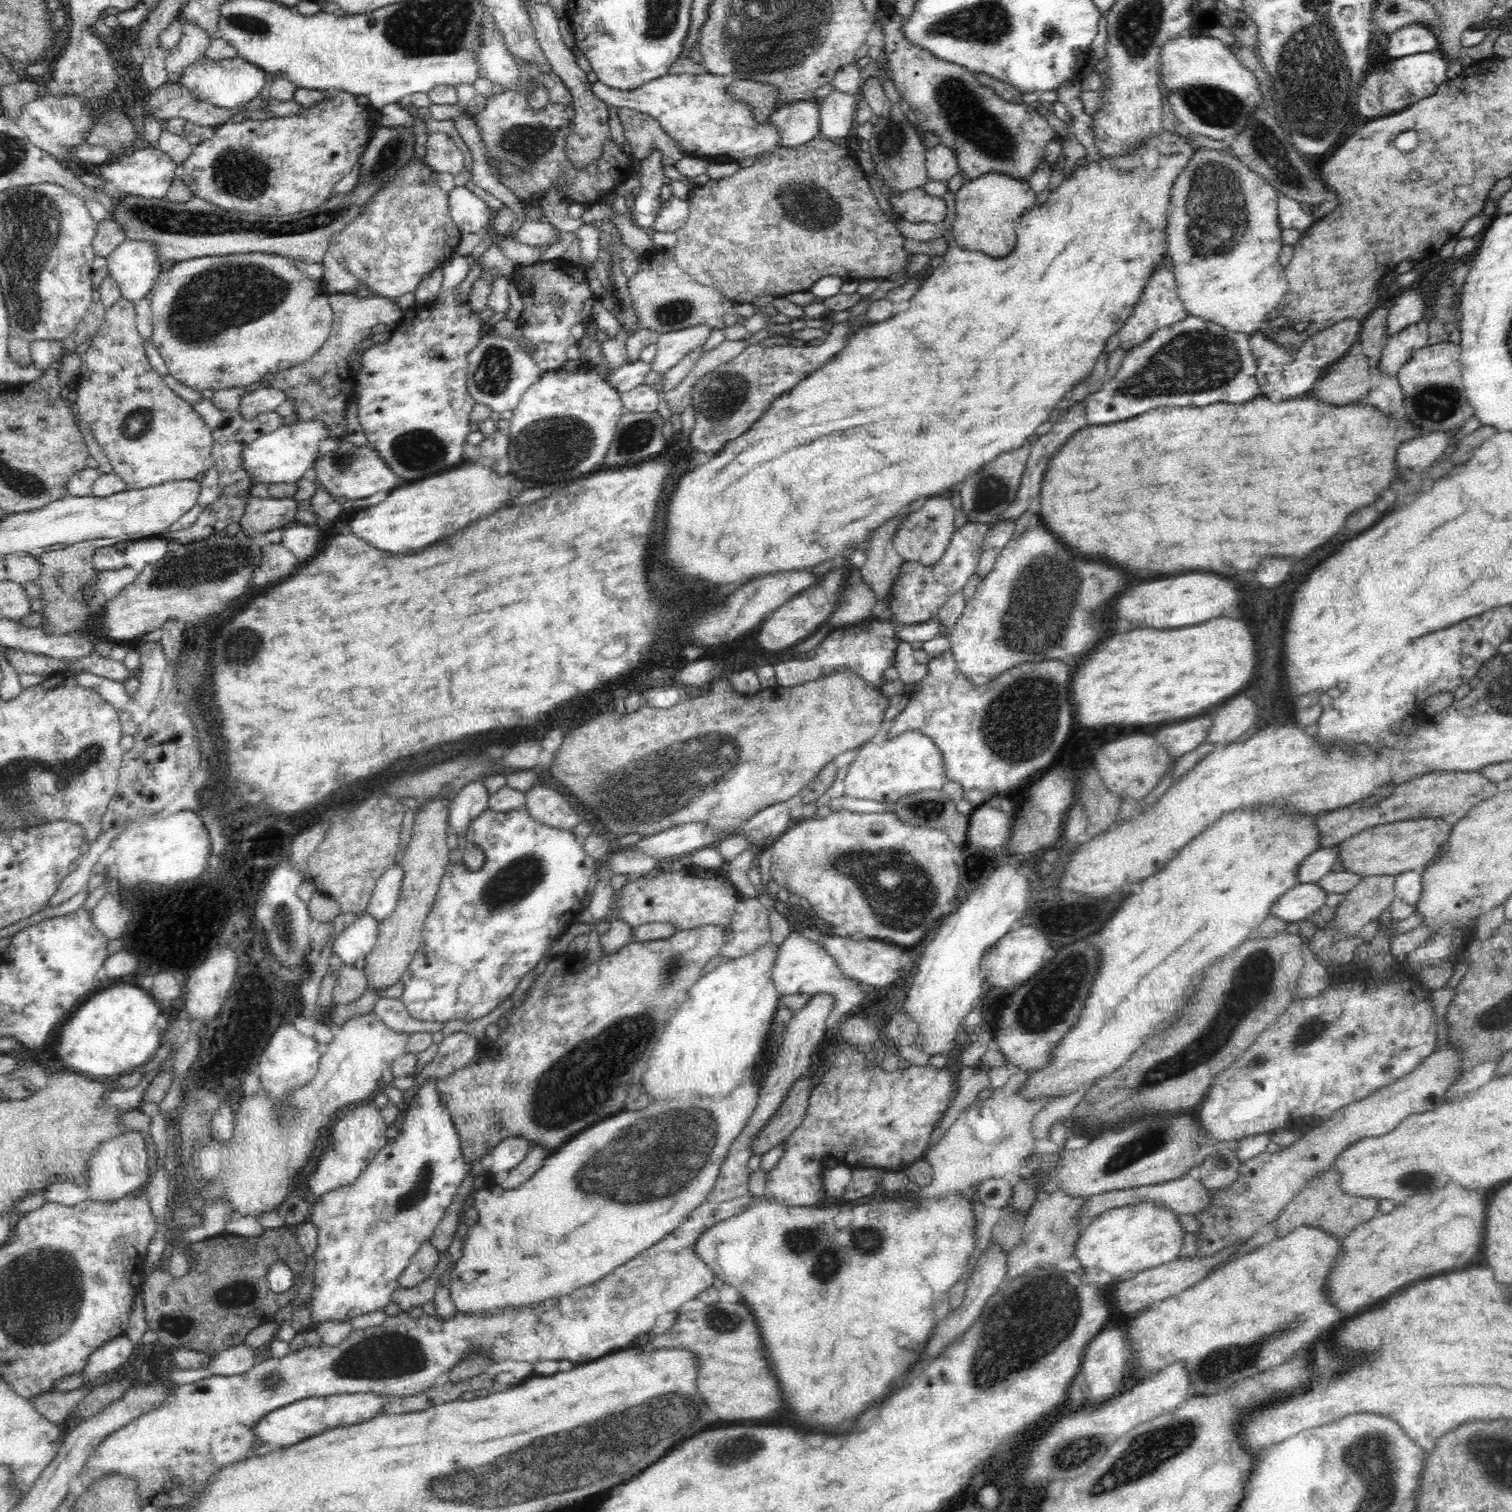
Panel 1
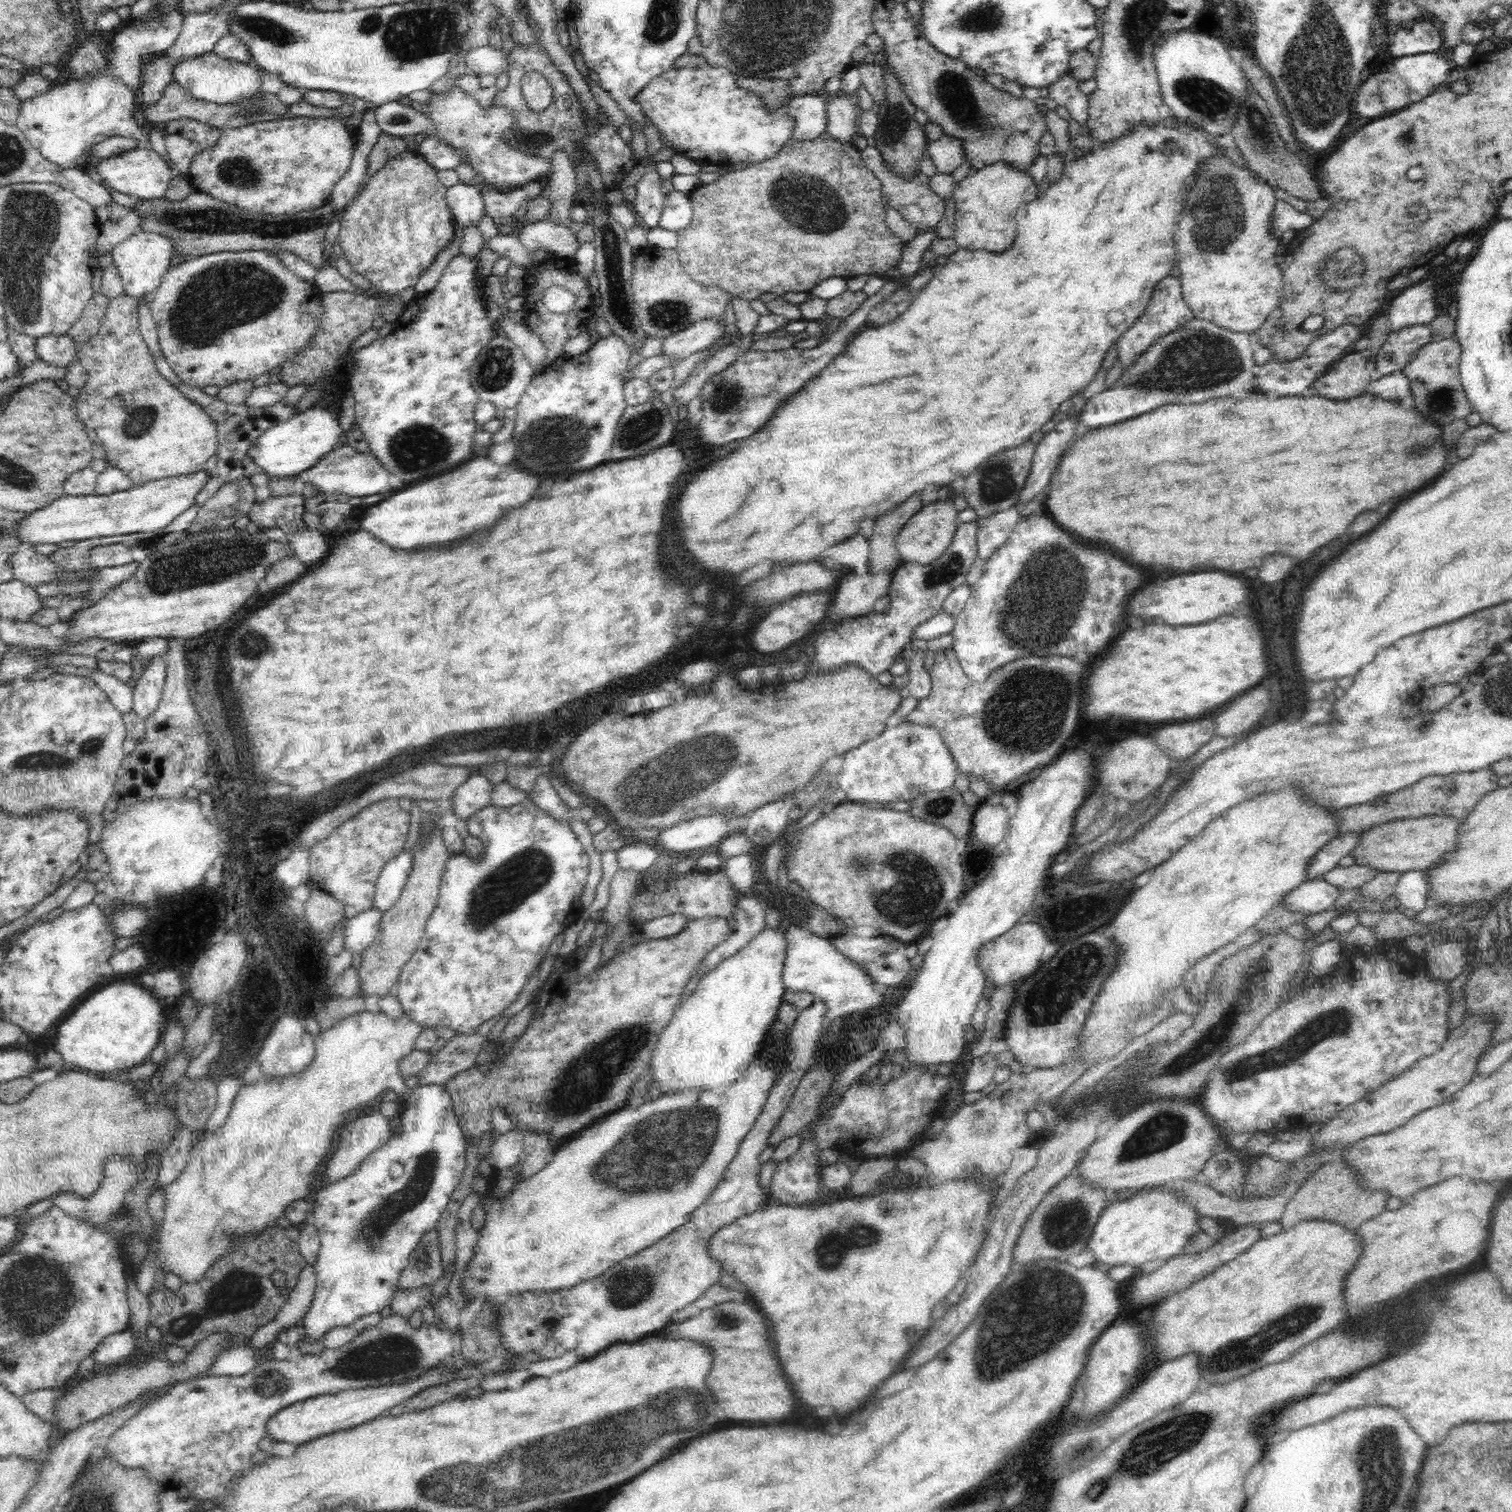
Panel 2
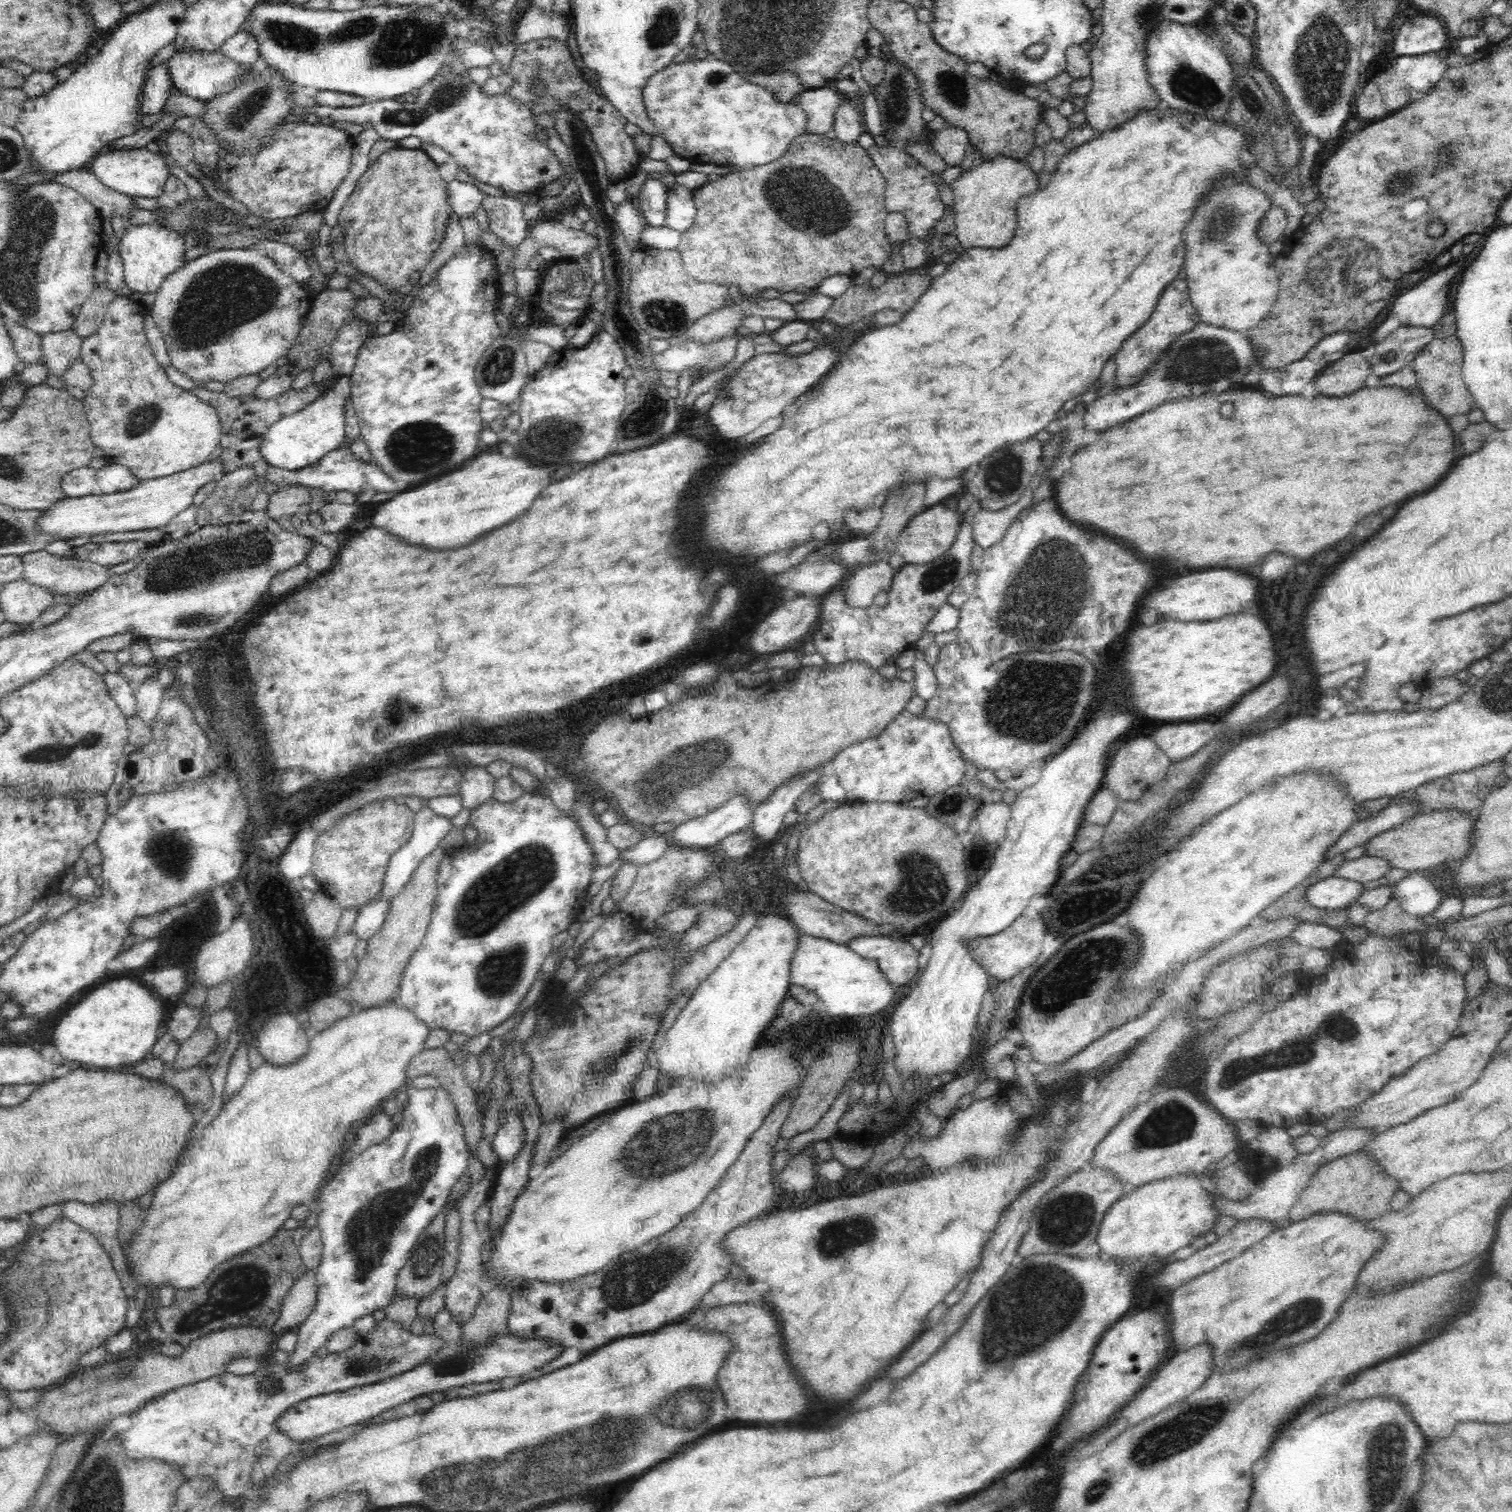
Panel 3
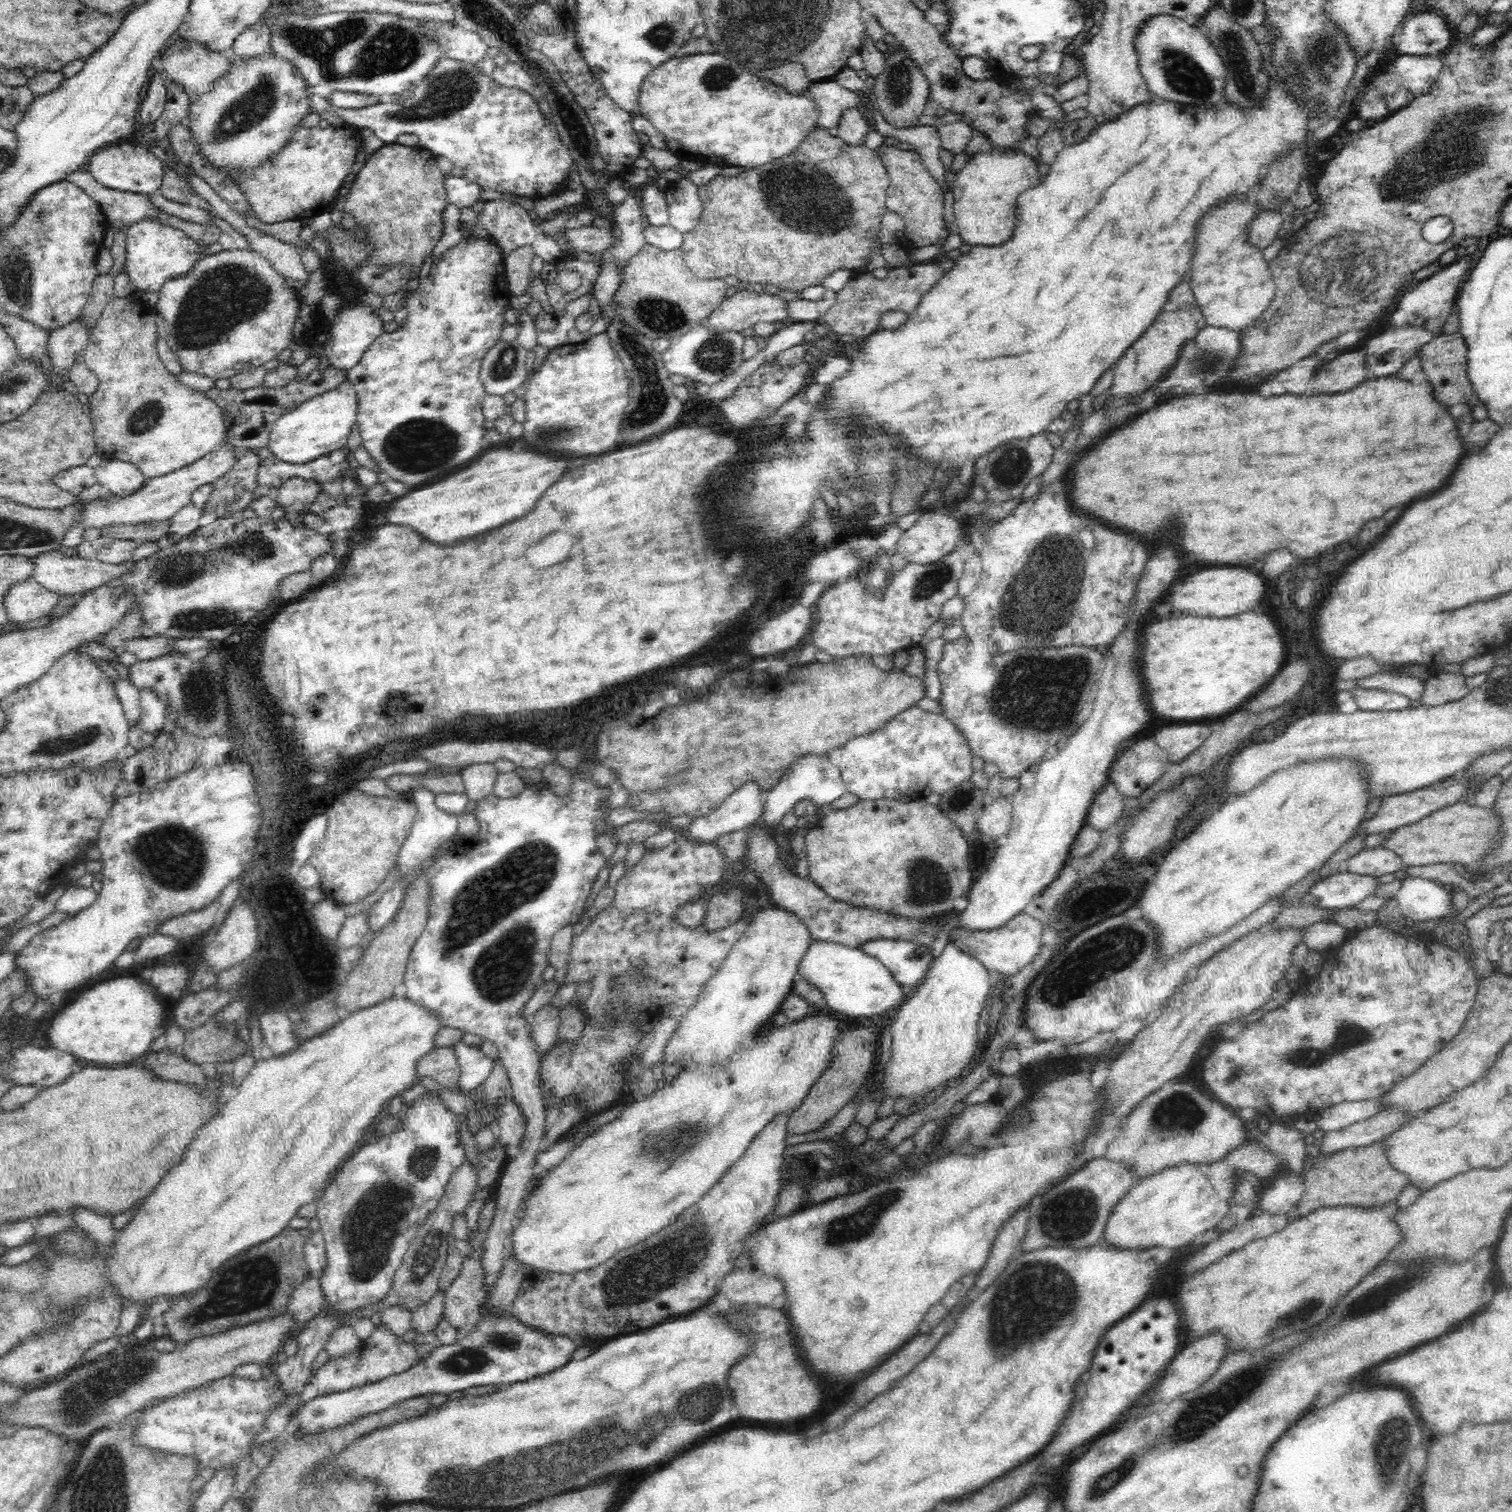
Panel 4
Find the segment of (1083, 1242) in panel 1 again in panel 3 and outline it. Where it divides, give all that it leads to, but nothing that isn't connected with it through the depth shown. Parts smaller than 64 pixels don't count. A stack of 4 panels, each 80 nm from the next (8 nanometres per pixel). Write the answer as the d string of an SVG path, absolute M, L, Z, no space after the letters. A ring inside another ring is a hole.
M1180 1174L1162 1178L1156 1182L1146 1182L1137 1186L1128 1196L1122 1196L1108 1210L1097 1232L1099 1254L1112 1260L1128 1260L1140 1256L1155 1256L1158 1259L1173 1254L1186 1245L1198 1243L1200 1237L1210 1232L1218 1218L1218 1209L1214 1207L1213 1196L1216 1190L1207 1190L1200 1184L1199 1174Z

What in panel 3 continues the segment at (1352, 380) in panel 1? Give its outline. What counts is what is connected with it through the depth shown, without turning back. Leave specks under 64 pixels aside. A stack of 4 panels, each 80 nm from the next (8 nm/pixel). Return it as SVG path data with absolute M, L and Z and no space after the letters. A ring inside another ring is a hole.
M1349 349L1340 360L1326 366L1313 382L1316 392L1342 396L1364 388L1366 378L1372 373L1370 361L1366 361L1360 351Z

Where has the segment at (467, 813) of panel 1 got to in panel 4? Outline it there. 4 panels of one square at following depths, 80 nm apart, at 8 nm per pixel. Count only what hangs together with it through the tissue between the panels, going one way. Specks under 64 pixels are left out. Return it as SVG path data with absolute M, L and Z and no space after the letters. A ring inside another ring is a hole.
M494 762L471 764L460 770L467 798L476 802L493 794L498 771Z

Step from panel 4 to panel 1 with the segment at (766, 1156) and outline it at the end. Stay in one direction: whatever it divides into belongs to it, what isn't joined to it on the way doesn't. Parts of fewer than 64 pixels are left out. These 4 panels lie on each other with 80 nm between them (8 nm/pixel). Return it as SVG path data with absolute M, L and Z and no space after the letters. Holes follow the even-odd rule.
M816 993L811 995L804 1008L793 1013L792 1020L782 1029L783 1042L776 1052L776 1058L770 1065L770 1070L764 1076L758 1106L752 1113L742 1134L736 1138L736 1142L730 1146L725 1161L720 1167L720 1172L712 1190L706 1195L706 1200L690 1213L674 1232L667 1234L648 1250L644 1250L622 1263L617 1269L600 1278L598 1282L588 1286L582 1286L570 1294L548 1298L548 1300L532 1304L532 1306L506 1306L496 1310L496 1314L464 1314L456 1313L452 1317L442 1318L437 1314L426 1315L423 1313L419 1318L413 1318L408 1313L399 1312L397 1316L387 1316L380 1326L369 1329L353 1331L350 1336L338 1346L328 1346L324 1343L318 1346L303 1348L287 1354L283 1358L270 1358L264 1362L254 1363L254 1366L236 1376L212 1375L196 1382L176 1385L172 1394L166 1398L166 1402L146 1414L134 1418L132 1422L109 1434L90 1453L86 1464L80 1471L80 1478L85 1488L90 1488L94 1480L108 1476L108 1474L121 1474L126 1477L134 1477L137 1482L136 1494L141 1499L141 1504L146 1505L151 1501L165 1498L168 1492L176 1489L186 1490L186 1498L198 1500L199 1492L207 1485L210 1477L217 1473L223 1466L240 1462L255 1455L253 1442L256 1440L253 1428L266 1414L283 1406L298 1402L306 1398L324 1398L334 1394L356 1394L358 1392L373 1392L385 1394L389 1398L404 1398L424 1392L427 1388L436 1385L436 1378L444 1372L449 1372L458 1362L464 1360L470 1353L481 1353L489 1356L494 1364L500 1364L505 1360L514 1362L544 1362L544 1360L571 1360L572 1362L586 1362L596 1360L615 1350L631 1346L635 1336L640 1332L650 1330L656 1319L661 1314L674 1312L690 1299L696 1298L703 1290L712 1287L716 1277L713 1270L695 1255L695 1242L698 1237L711 1226L732 1218L736 1214L742 1214L748 1210L752 1201L756 1198L748 1191L749 1171L746 1164L754 1155L751 1147L756 1140L756 1134L760 1134L761 1128L769 1121L769 1118L782 1106L784 1098L792 1090L792 1086L804 1076L814 1074L816 1068L816 1052L819 1045L824 1041L824 1030L828 1022L832 1020L831 1013L834 1009L834 997L828 993Z

